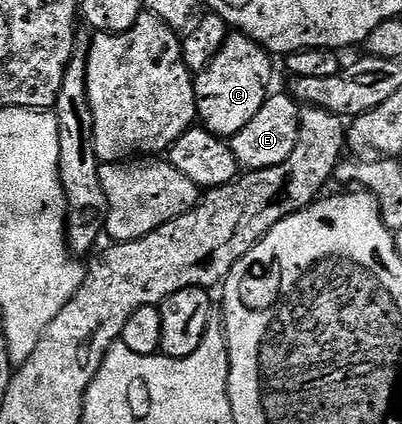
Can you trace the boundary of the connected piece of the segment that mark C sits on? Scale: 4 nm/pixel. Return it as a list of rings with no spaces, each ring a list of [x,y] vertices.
[[[242,33],[232,34],[210,66],[195,75],[195,109],[198,122],[224,141],[230,141],[233,136],[241,133],[249,125],[249,121],[253,121],[253,117],[261,113],[261,105],[265,105],[265,101],[273,94],[271,82],[275,79],[274,62],[276,60],[263,44],[256,43]]]

